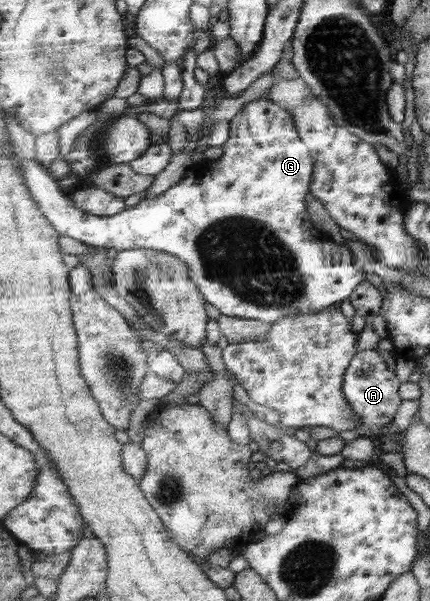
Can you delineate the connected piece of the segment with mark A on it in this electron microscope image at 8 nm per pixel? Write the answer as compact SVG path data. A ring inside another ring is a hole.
M365 349L355 355L345 376L343 393L351 407L355 409L357 416L362 419L363 428L359 428L359 437L369 436L379 428L385 428L395 419L395 413L399 411L403 400L399 397L399 377L395 371L389 371L389 365L385 359L374 349Z

